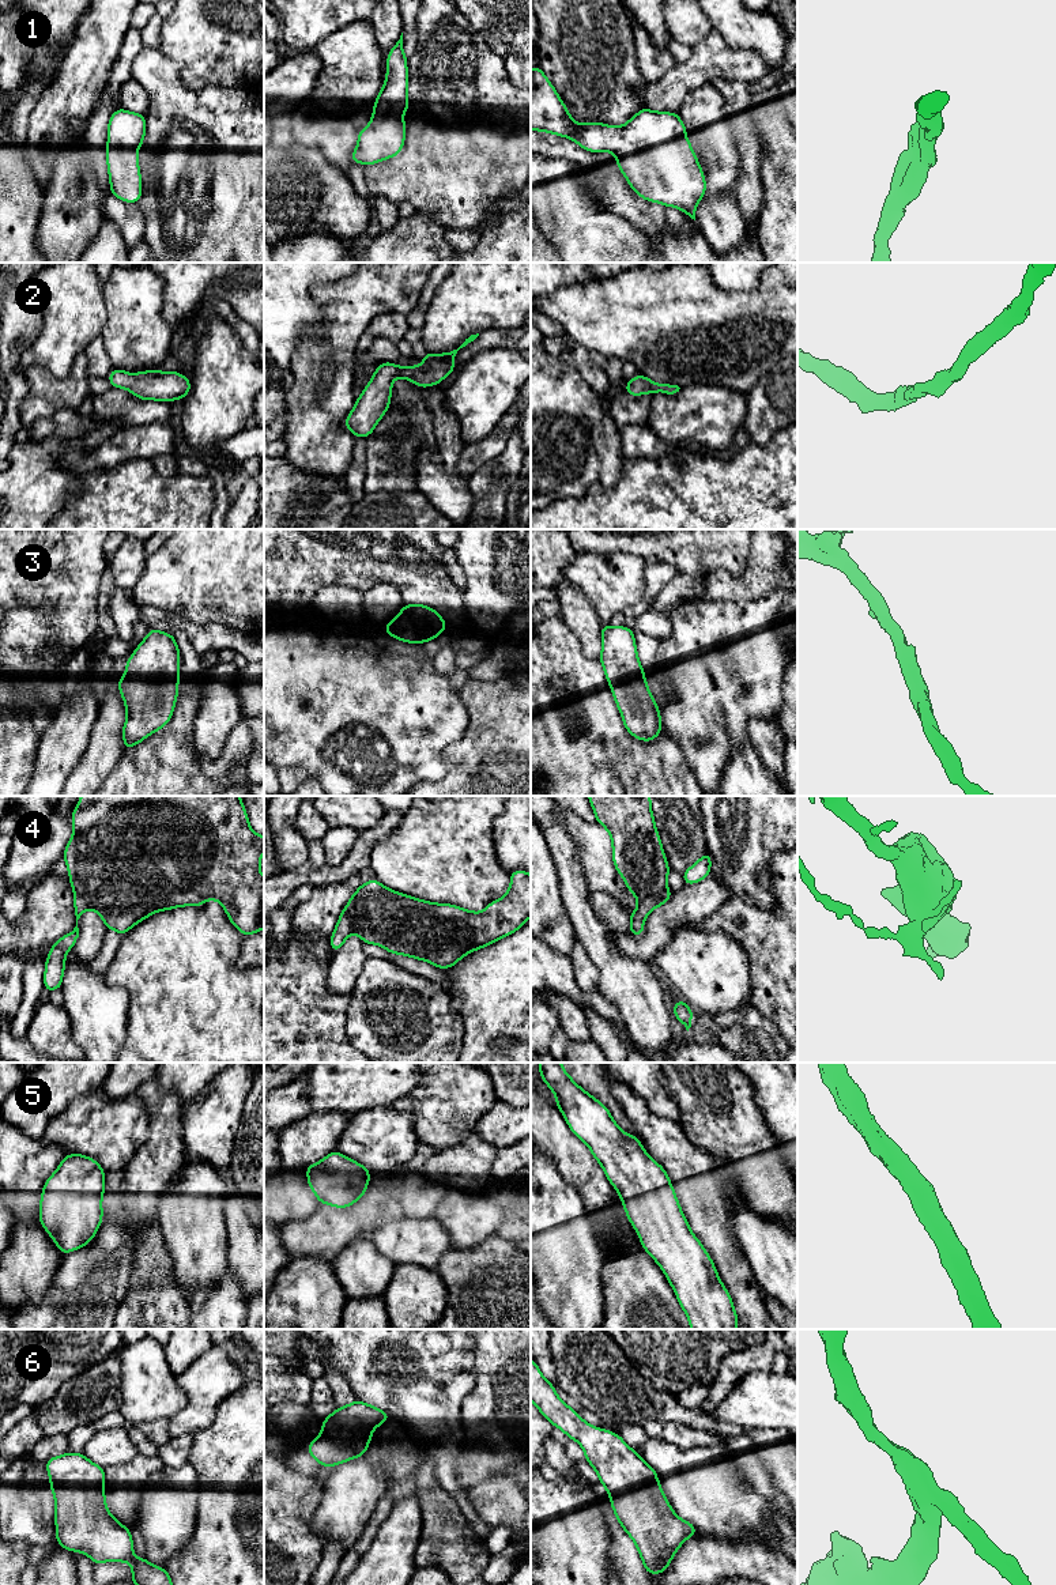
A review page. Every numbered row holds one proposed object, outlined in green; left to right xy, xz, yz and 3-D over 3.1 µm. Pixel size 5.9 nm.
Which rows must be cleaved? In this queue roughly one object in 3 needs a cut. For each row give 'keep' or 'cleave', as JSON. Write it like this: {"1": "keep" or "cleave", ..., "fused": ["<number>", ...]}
{"1": "keep", "2": "keep", "3": "keep", "4": "cleave", "5": "keep", "6": "keep", "fused": ["4"]}

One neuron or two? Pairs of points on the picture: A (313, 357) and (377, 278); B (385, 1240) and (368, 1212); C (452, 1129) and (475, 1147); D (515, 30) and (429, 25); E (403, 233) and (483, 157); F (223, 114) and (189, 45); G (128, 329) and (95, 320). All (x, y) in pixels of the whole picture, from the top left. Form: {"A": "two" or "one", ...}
{"A": "one", "B": "two", "C": "two", "D": "two", "E": "two", "F": "two", "G": "two"}

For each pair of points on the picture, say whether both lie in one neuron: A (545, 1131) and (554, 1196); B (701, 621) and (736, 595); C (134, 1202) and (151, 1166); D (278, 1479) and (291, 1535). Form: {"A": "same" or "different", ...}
{"A": "different", "B": "different", "C": "same", "D": "same"}

